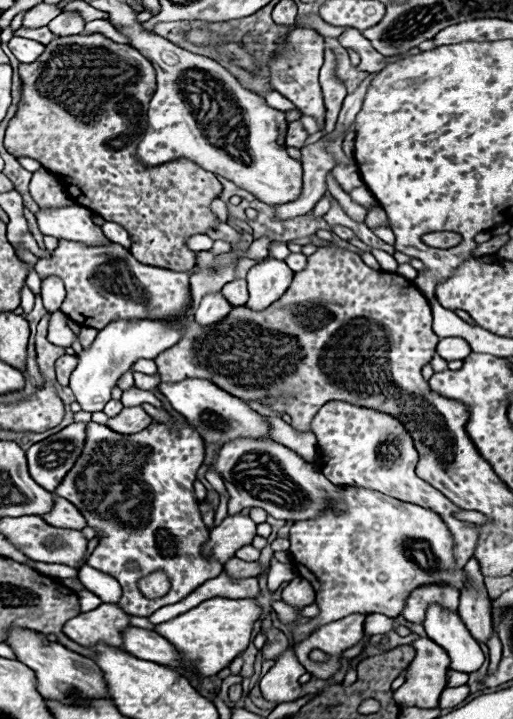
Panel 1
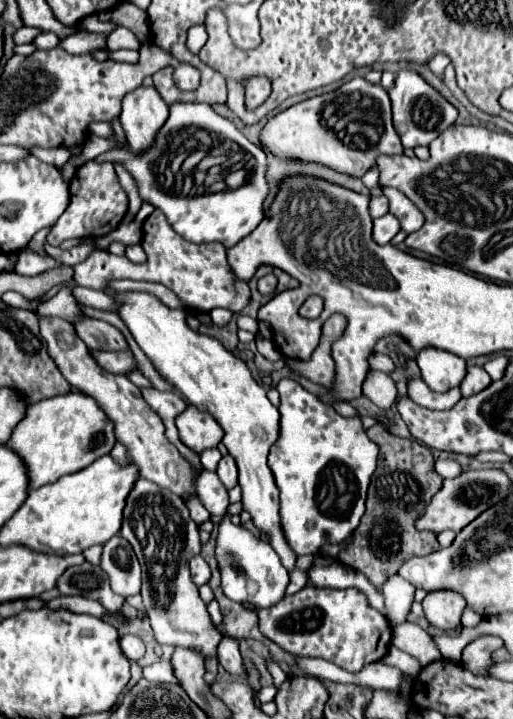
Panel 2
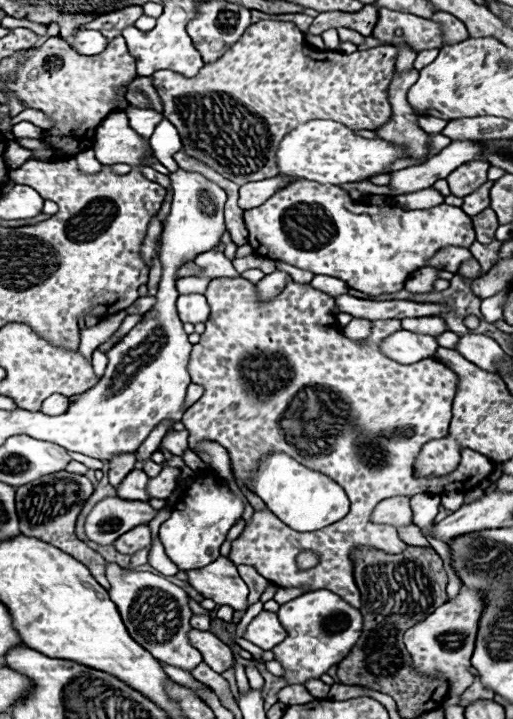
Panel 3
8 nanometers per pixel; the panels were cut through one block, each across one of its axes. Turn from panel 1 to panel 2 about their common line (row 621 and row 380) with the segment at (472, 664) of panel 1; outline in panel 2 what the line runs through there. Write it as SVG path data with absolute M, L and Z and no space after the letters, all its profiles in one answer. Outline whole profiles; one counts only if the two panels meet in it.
M422 348L416 356L422 380L436 392L446 392L466 376L466 360L438 348Z

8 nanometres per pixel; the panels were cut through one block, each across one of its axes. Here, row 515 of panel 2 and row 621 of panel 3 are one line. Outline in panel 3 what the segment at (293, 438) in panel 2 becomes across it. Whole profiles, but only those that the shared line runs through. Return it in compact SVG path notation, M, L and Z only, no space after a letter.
M330 590L306 592L278 610L280 624L288 632L286 640L272 648L274 660L282 664L288 684L306 684L312 678L320 678L332 666L340 664L350 650L356 646L362 634L362 614L358 608L350 606L338 594Z

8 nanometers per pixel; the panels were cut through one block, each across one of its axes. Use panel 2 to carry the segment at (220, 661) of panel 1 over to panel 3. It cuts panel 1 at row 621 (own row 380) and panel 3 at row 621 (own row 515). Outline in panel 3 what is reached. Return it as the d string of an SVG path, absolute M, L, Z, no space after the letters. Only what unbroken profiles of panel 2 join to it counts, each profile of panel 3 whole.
M262 610L248 626L244 632L244 638L256 644L262 650L274 648L274 644L280 644L286 638L286 630L280 626L278 616L274 612Z

